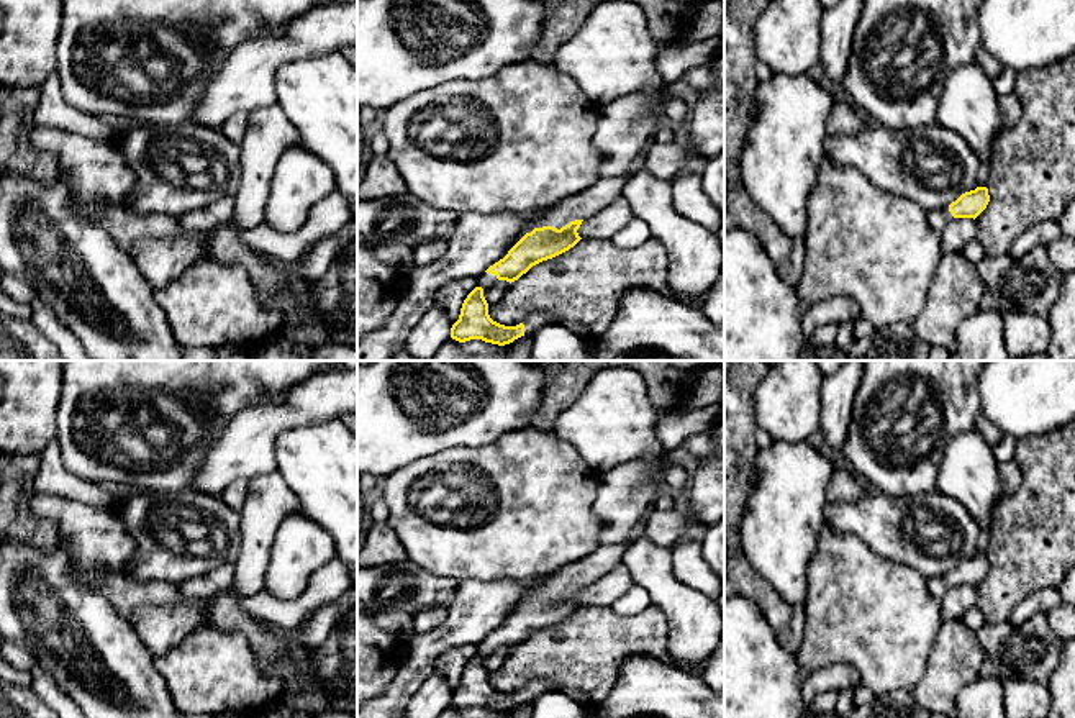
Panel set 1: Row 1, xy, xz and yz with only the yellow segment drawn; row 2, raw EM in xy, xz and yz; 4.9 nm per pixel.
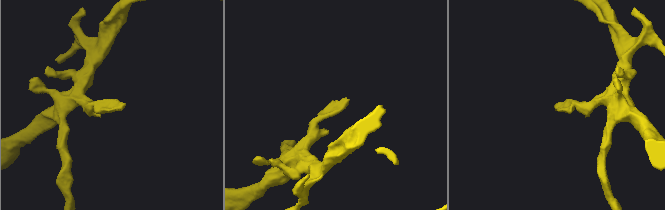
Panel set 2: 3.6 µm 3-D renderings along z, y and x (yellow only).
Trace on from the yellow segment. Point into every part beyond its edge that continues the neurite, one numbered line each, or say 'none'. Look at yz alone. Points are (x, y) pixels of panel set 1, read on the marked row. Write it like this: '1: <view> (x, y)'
1: yz (938, 218)

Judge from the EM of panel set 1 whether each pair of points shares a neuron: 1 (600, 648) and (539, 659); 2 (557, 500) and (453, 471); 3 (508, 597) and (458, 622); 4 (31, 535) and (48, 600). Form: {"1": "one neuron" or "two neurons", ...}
{"1": "one neuron", "2": "one neuron", "3": "one neuron", "4": "two neurons"}

